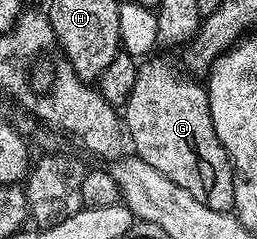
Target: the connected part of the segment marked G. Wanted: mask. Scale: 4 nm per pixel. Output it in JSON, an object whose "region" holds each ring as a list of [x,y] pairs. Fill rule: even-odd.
{"region":[[[144,58],[138,64],[139,76],[134,81],[133,91],[125,106],[125,131],[129,136],[130,146],[131,143],[135,146],[134,154],[138,158],[153,165],[157,173],[173,181],[173,185],[185,189],[185,193],[201,201],[201,205],[209,205],[209,209],[218,211],[231,211],[235,205],[233,171],[229,157],[217,137],[217,129],[213,129],[206,86],[202,82],[194,83],[190,74],[184,73],[178,66],[175,68],[169,60],[155,58]]]}

